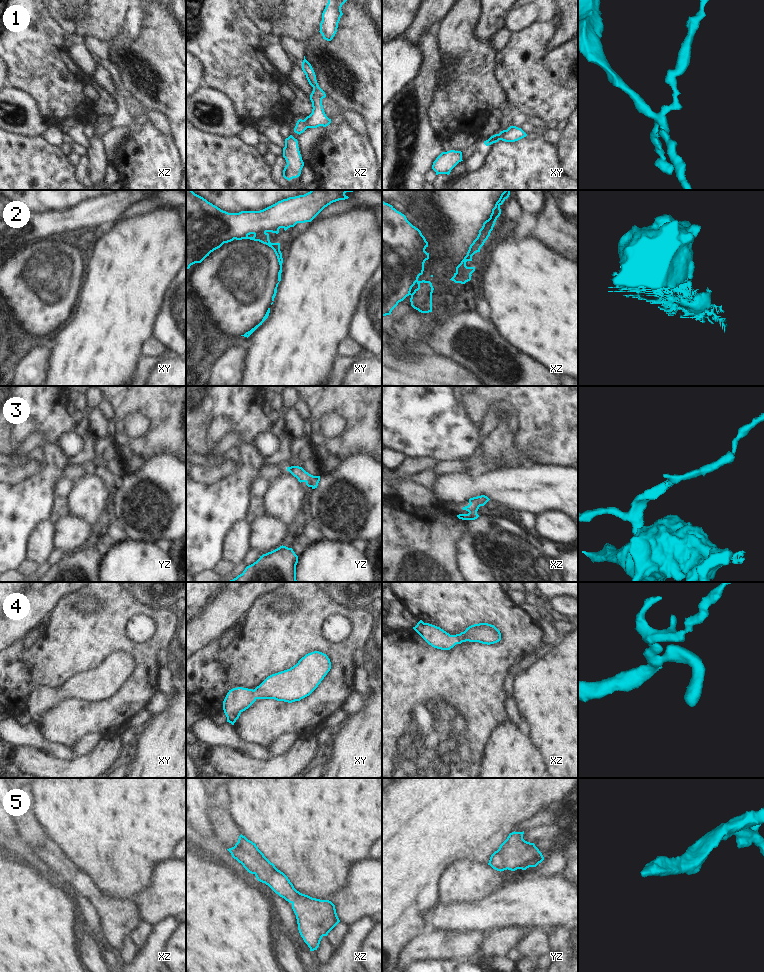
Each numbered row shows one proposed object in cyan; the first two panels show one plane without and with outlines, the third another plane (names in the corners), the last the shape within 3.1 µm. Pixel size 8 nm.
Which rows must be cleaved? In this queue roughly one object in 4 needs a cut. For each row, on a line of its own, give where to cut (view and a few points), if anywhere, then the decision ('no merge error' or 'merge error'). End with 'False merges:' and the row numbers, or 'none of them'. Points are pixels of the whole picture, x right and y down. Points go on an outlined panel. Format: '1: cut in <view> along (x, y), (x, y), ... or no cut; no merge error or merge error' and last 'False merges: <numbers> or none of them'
1: no cut; no merge error
2: cut in xz along (462, 265), (466, 268), (465, 279), (467, 281); merge error
3: no cut; no merge error
4: no cut; no merge error
5: no cut; no merge error
False merges: 2

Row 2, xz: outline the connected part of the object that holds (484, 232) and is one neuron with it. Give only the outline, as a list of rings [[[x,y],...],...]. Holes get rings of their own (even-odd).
[[[505,190],[501,194],[499,200],[495,204],[495,207],[492,209],[490,218],[483,223],[483,226],[479,230],[479,234],[478,234],[477,238],[470,245],[467,255],[464,257],[464,259],[461,261],[461,263],[456,267],[456,272],[462,266],[465,266],[467,268],[467,273],[465,275],[467,282],[471,280],[471,276],[472,276],[471,274],[475,271],[475,267],[467,267],[466,262],[472,261],[472,256],[475,253],[480,252],[481,247],[484,245],[485,241],[490,236],[490,233],[493,230],[493,227],[495,225],[497,218],[501,214],[500,206],[509,197],[509,195],[510,195],[510,190]]]

